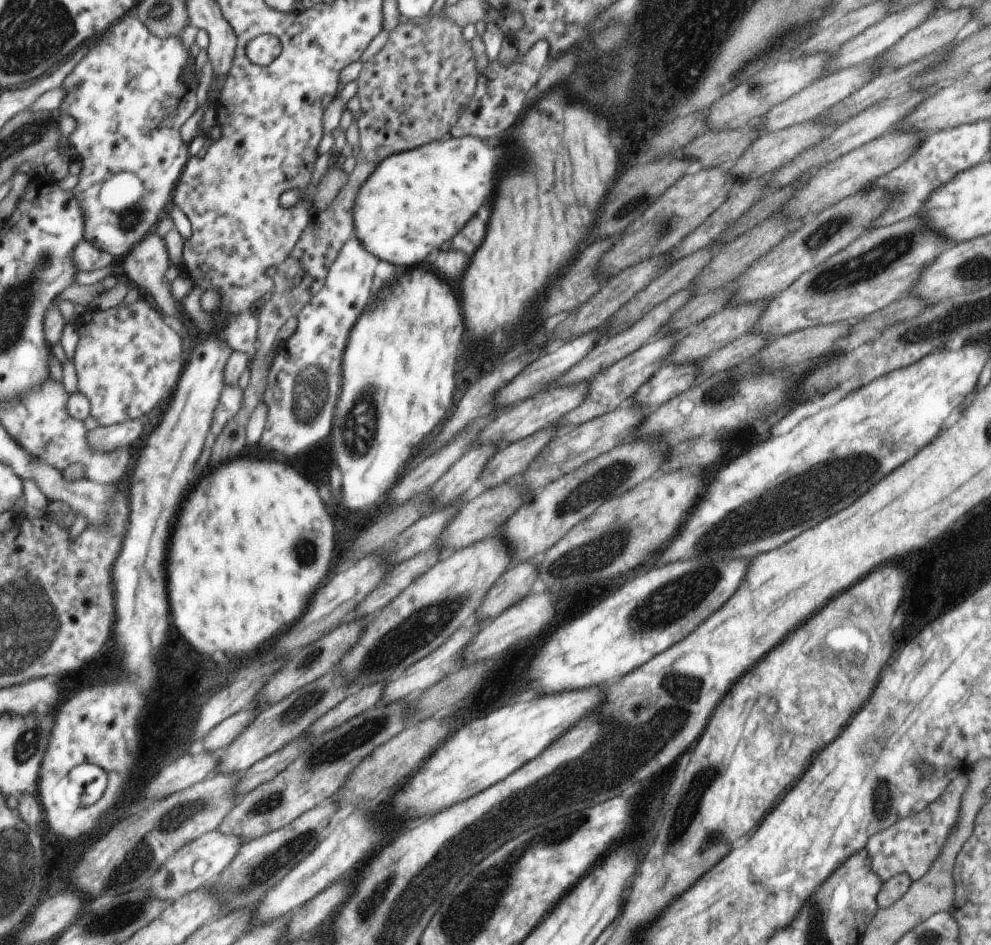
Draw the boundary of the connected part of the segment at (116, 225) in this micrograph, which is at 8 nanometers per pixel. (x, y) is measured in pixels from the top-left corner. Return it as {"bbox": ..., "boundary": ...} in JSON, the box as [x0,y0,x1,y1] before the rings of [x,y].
{"bbox":[60,16,199,258],"boundary":[[[133,16],[124,17],[117,24],[112,26],[103,36],[100,36],[95,42],[95,46],[89,50],[89,54],[77,64],[77,68],[69,74],[69,77],[63,84],[67,93],[62,101],[60,110],[76,121],[76,129],[69,135],[70,154],[73,159],[82,159],[82,169],[80,171],[80,181],[72,190],[73,194],[81,200],[81,206],[88,216],[88,225],[86,226],[86,240],[93,242],[100,250],[105,250],[109,254],[113,254],[115,258],[125,258],[133,252],[136,246],[154,233],[157,223],[163,217],[168,215],[168,210],[176,201],[177,186],[180,185],[181,177],[184,176],[185,169],[192,156],[189,154],[189,143],[183,143],[181,140],[181,128],[183,124],[197,112],[199,102],[197,102],[197,90],[199,90],[199,80],[197,80],[197,66],[195,60],[189,52],[189,48],[183,44],[181,36],[173,36],[163,39],[159,35],[153,34],[145,22],[141,18],[133,18]]]}

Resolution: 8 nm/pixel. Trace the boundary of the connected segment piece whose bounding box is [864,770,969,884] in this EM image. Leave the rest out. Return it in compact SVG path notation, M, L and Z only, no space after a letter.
M959 771L951 777L950 786L945 788L945 792L926 809L913 814L912 817L897 820L895 824L885 828L869 840L864 849L871 856L872 871L879 876L881 884L899 874L907 874L911 882L915 882L929 870L931 864L941 854L947 834L955 826L955 820L959 816L959 802L961 802L961 796L967 784L969 784L967 773Z

